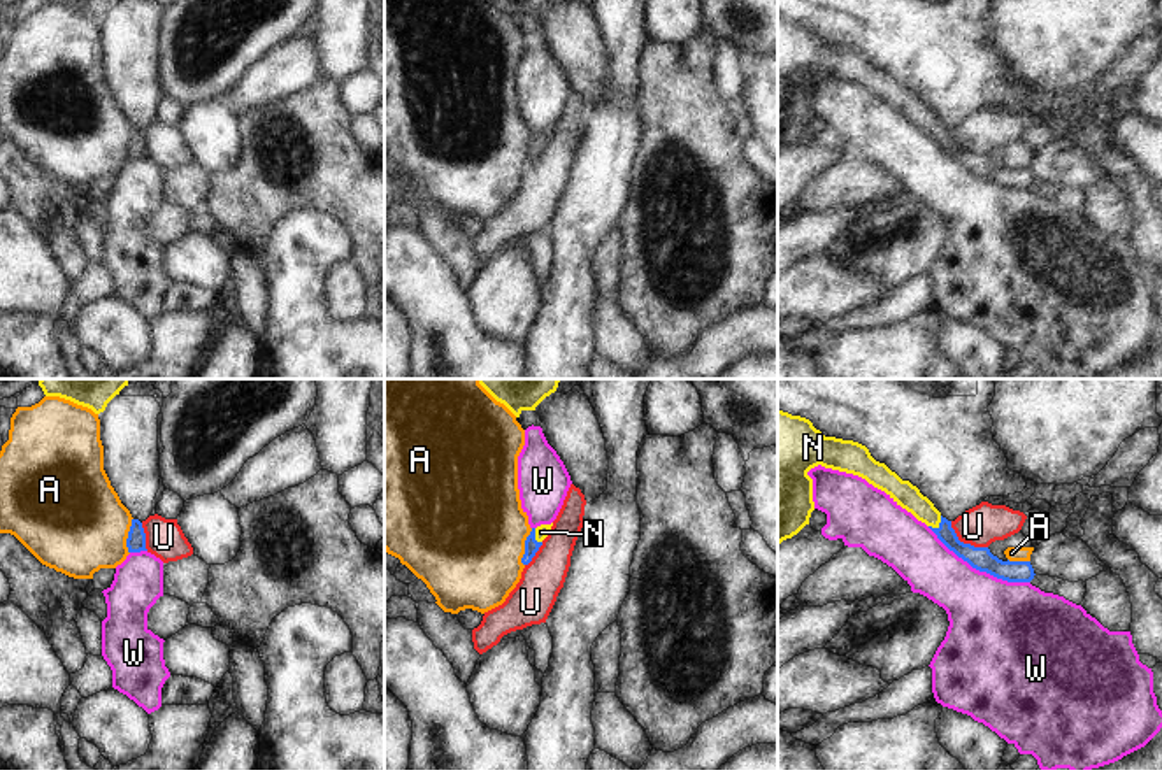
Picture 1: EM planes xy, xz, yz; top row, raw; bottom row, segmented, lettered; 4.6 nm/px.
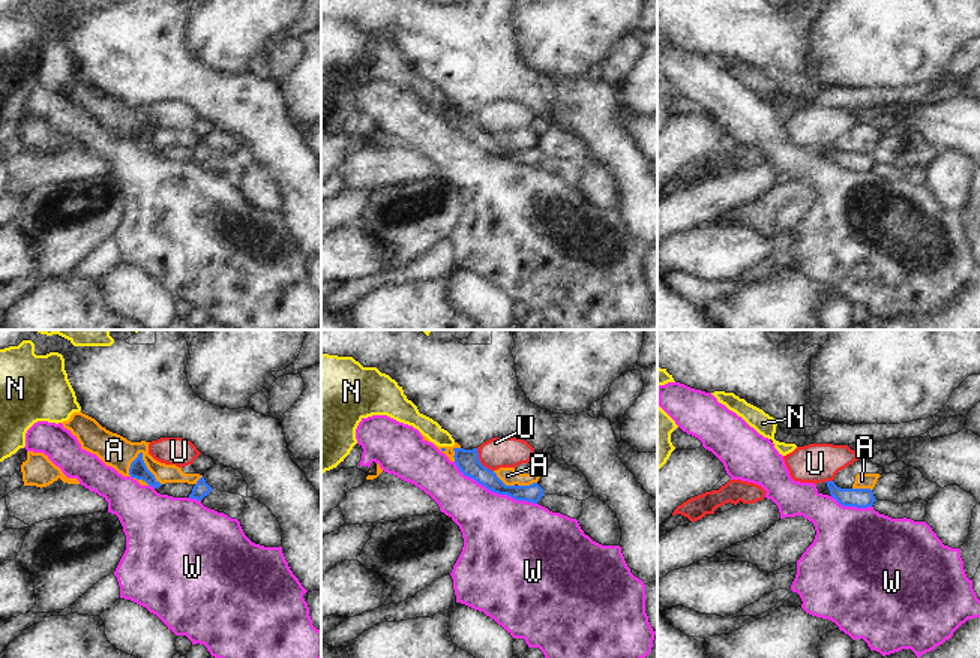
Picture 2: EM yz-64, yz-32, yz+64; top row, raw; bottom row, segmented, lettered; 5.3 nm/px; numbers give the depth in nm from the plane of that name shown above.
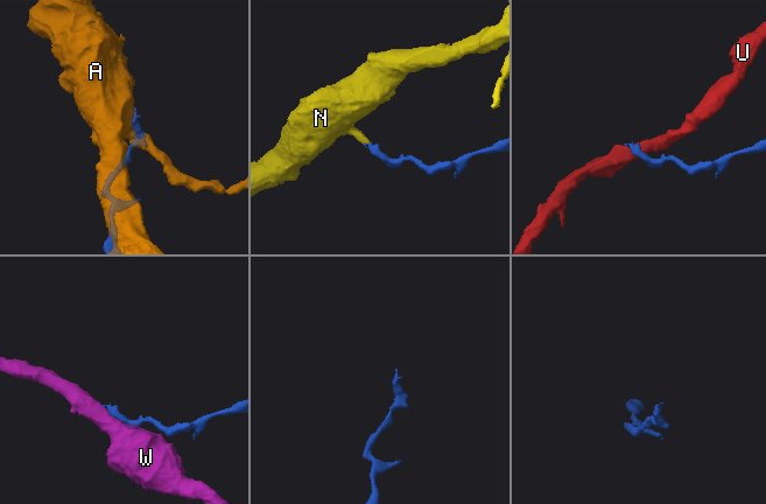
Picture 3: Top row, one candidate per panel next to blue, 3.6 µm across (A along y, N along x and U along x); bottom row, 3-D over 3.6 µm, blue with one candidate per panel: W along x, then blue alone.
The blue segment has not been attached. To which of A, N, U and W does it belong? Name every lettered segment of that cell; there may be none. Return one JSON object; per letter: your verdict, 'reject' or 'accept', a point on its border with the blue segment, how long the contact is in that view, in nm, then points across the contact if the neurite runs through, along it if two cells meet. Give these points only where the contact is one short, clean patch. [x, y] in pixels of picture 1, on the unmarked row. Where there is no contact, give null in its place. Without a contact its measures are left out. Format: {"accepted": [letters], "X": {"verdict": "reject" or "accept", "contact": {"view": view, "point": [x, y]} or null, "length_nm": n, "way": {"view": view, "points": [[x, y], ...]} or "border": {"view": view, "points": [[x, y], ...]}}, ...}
{"accepted": ["N"], "A": {"verdict": "reject", "contact": {"view": "xz", "point": [525, 155]}, "length_nm": 180}, "N": {"verdict": "accept", "contact": {"view": "yz", "point": [939, 132]}, "length_nm": 80, "way": {"view": "yz", "points": [[980, 165], [962, 158], [939, 132], [906, 102]]}}, "U": {"verdict": "reject", "contact": {"view": "yz", "point": [962, 149]}, "length_nm": 220, "border": {"view": "yz", "points": [[950, 128], [961, 148], [987, 155]]}}, "W": {"verdict": "reject", "contact": {"view": "yz", "point": [978, 176]}, "length_nm": 550}}

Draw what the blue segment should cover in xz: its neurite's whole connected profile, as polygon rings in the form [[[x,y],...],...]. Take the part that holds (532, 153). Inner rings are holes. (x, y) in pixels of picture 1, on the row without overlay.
[[[553,130],[532,135],[530,142],[525,147],[525,161],[521,165],[523,172],[528,172],[532,168],[532,165],[535,163],[535,160],[542,153],[542,147],[548,144],[551,133],[553,133]]]

